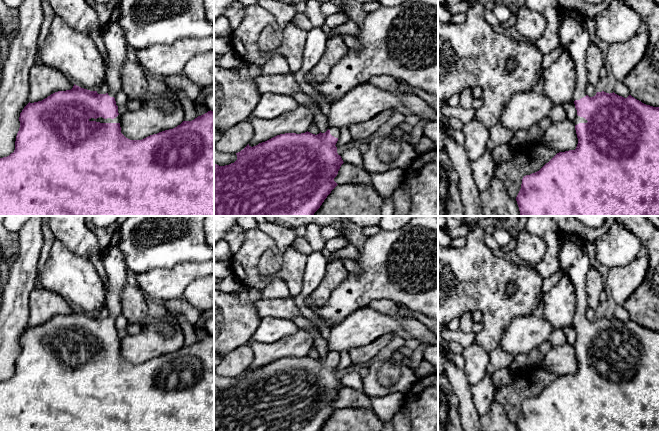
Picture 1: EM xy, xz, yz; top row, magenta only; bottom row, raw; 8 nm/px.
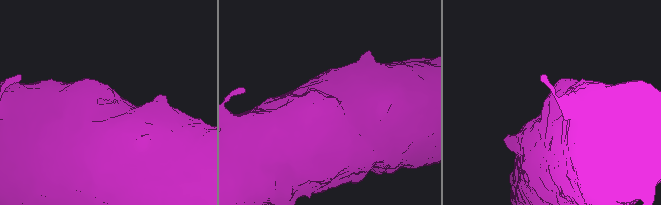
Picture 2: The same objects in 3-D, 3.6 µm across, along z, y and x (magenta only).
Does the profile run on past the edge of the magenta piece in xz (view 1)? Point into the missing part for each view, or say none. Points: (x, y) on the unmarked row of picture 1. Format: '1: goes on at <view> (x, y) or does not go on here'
1: goes on at xz (334, 355)

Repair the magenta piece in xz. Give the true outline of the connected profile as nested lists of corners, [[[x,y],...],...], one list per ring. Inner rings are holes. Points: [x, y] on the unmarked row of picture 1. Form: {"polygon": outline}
{"polygon": [[[329,352],[317,359],[285,357],[236,377],[237,384],[225,390],[214,388],[214,431],[320,431],[338,409],[334,402],[344,387],[335,370],[339,352]]]}

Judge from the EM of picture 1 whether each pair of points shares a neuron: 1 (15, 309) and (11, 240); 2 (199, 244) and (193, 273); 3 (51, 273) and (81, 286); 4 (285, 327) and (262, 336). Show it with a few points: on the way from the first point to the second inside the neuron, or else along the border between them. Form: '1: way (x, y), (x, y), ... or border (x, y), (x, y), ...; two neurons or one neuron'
1: border (18, 237), (18, 252), (10, 268); two neurons
2: border (203, 261), (185, 261), (173, 267); two neurons
3: way (58, 274), (67, 274), (74, 279); one neuron
4: way (279, 328), (268, 331); one neuron

